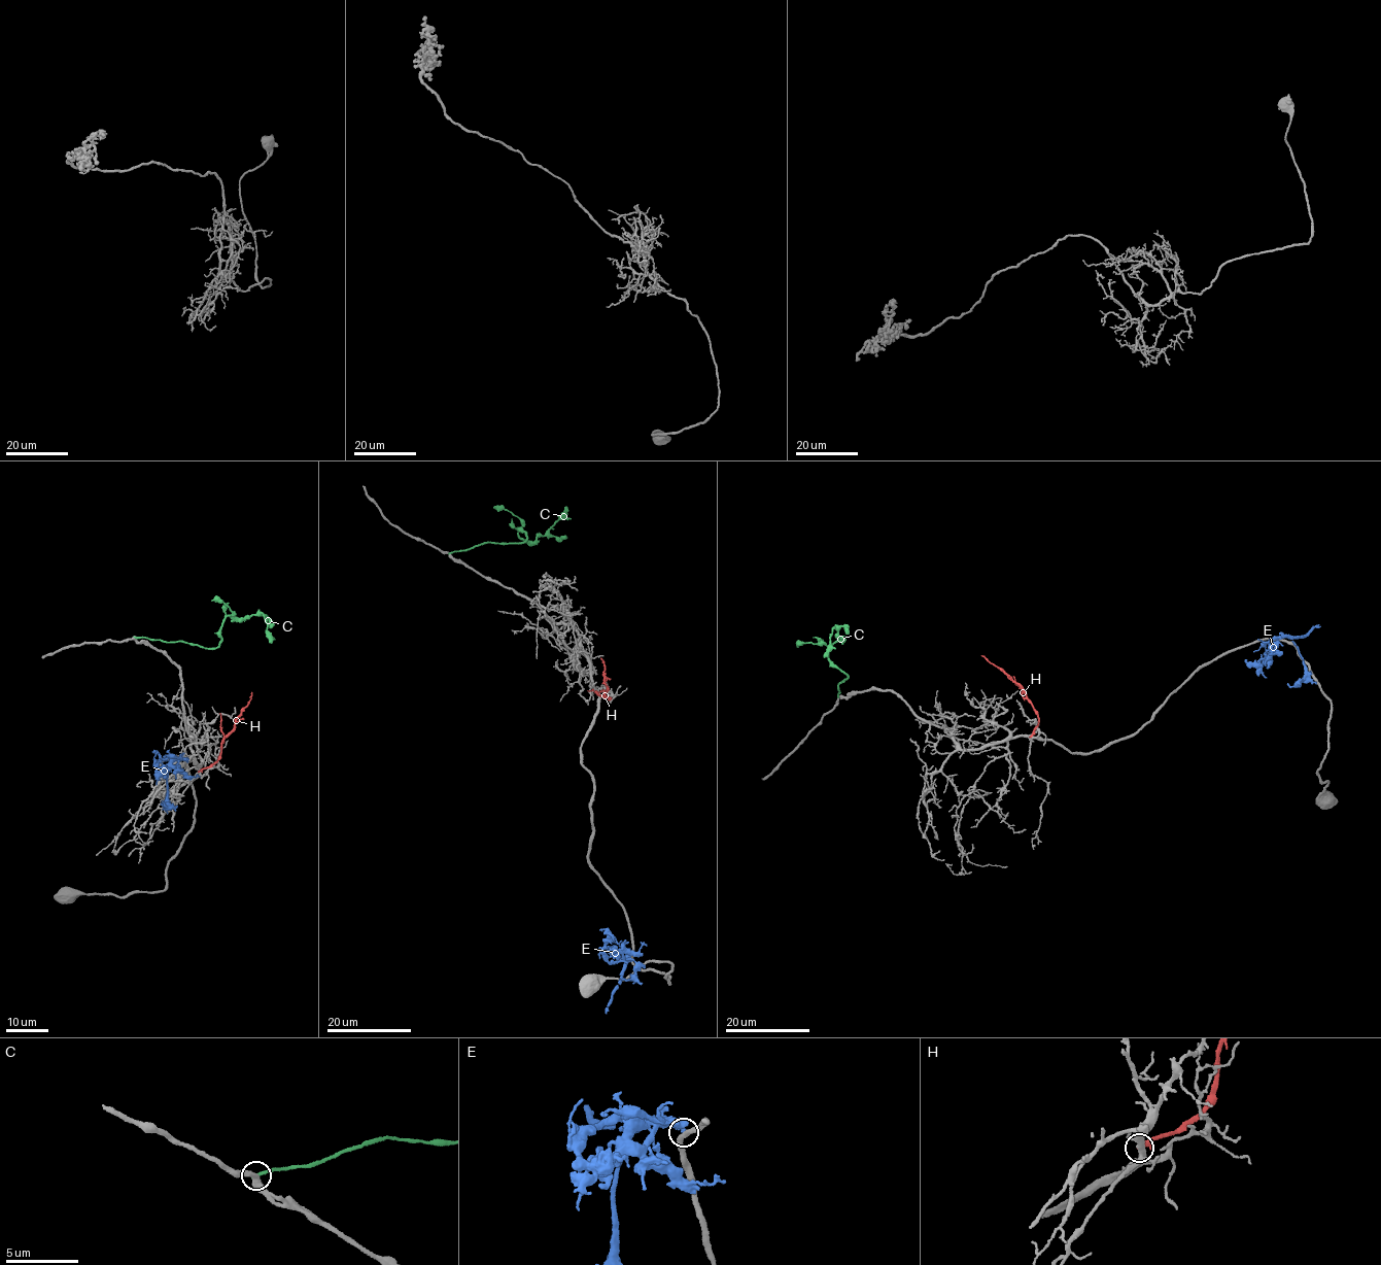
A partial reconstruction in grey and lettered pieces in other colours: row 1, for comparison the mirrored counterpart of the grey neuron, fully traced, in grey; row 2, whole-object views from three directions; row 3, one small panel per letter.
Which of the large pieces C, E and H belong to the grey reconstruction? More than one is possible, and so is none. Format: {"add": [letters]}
{"add": []}

